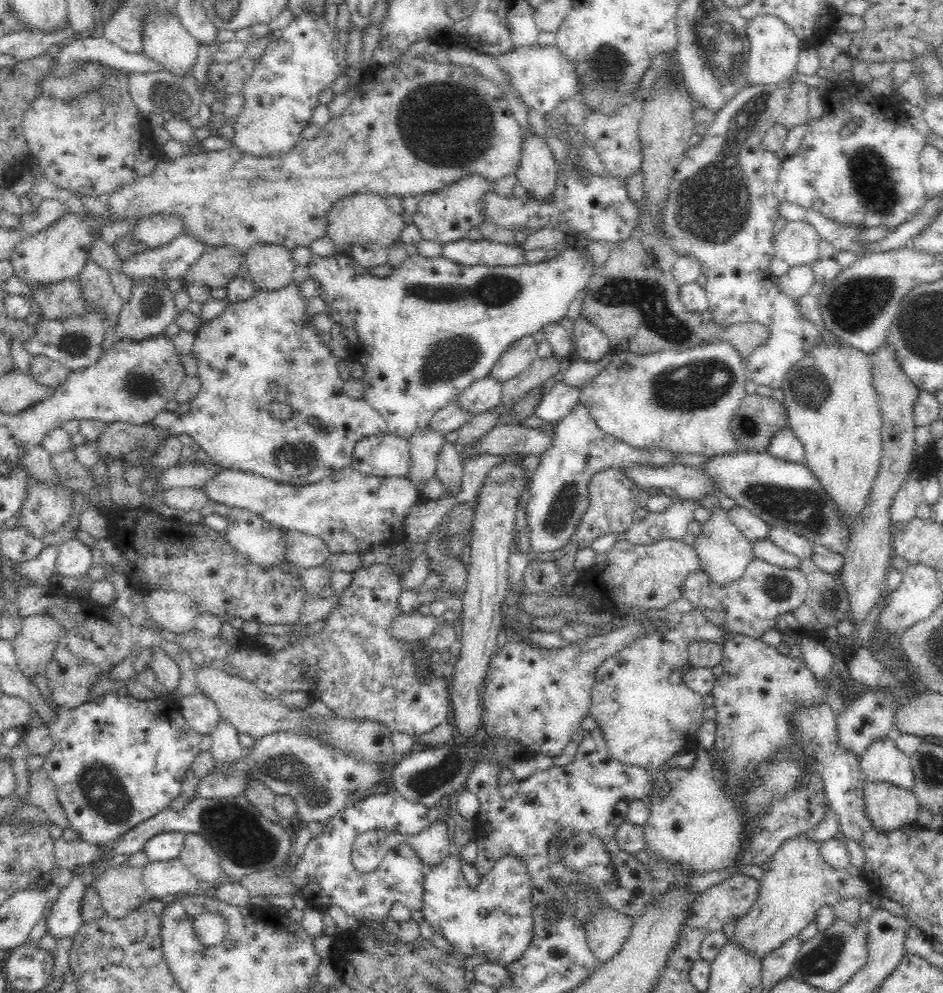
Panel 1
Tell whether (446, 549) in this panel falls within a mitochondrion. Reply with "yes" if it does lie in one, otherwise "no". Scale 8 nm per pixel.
yes

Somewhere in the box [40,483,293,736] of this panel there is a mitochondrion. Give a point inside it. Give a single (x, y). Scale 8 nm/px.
(79, 661)

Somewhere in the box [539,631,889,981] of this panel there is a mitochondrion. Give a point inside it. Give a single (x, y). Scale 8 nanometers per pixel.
(825, 957)

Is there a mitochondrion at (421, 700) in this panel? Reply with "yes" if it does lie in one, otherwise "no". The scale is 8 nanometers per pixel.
no

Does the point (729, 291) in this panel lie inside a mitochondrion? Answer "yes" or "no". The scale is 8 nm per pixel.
no

